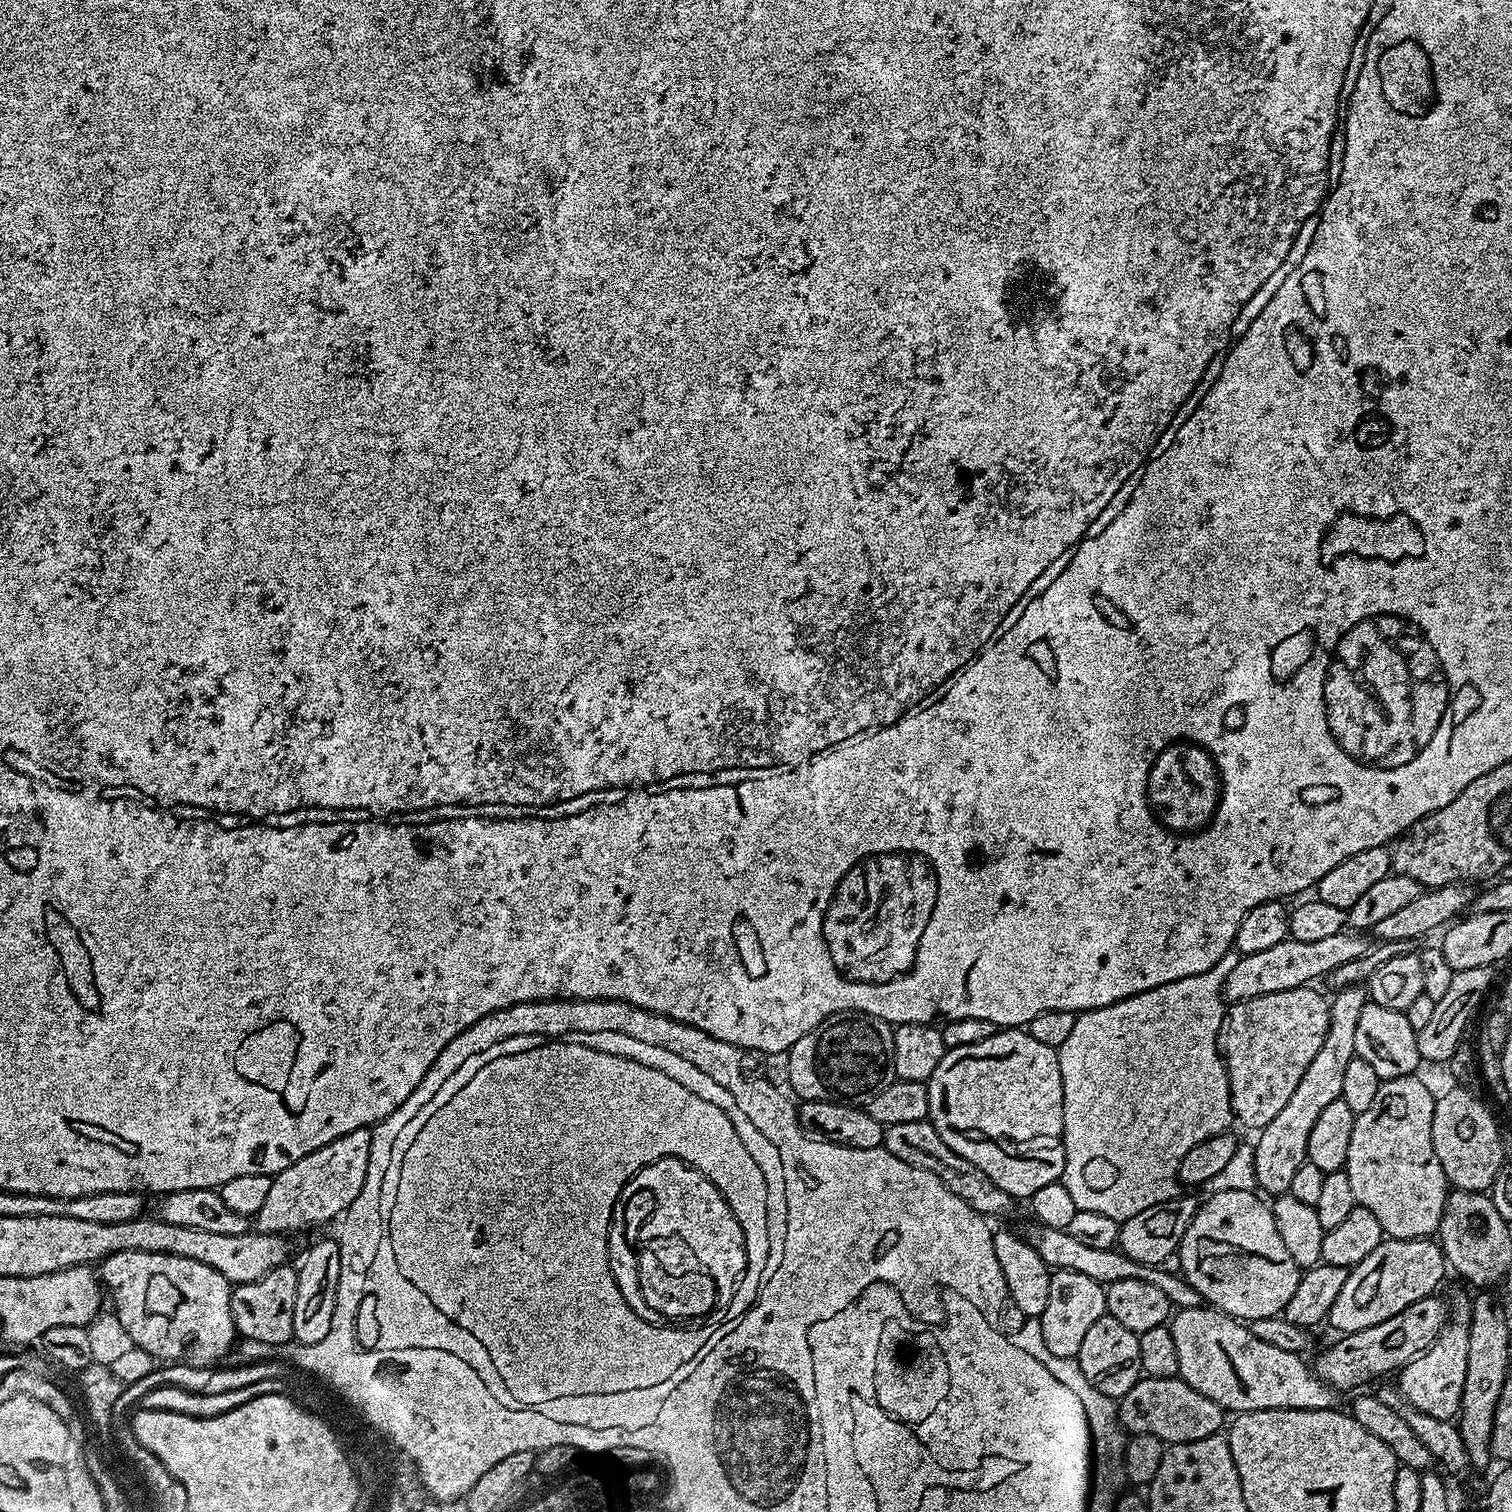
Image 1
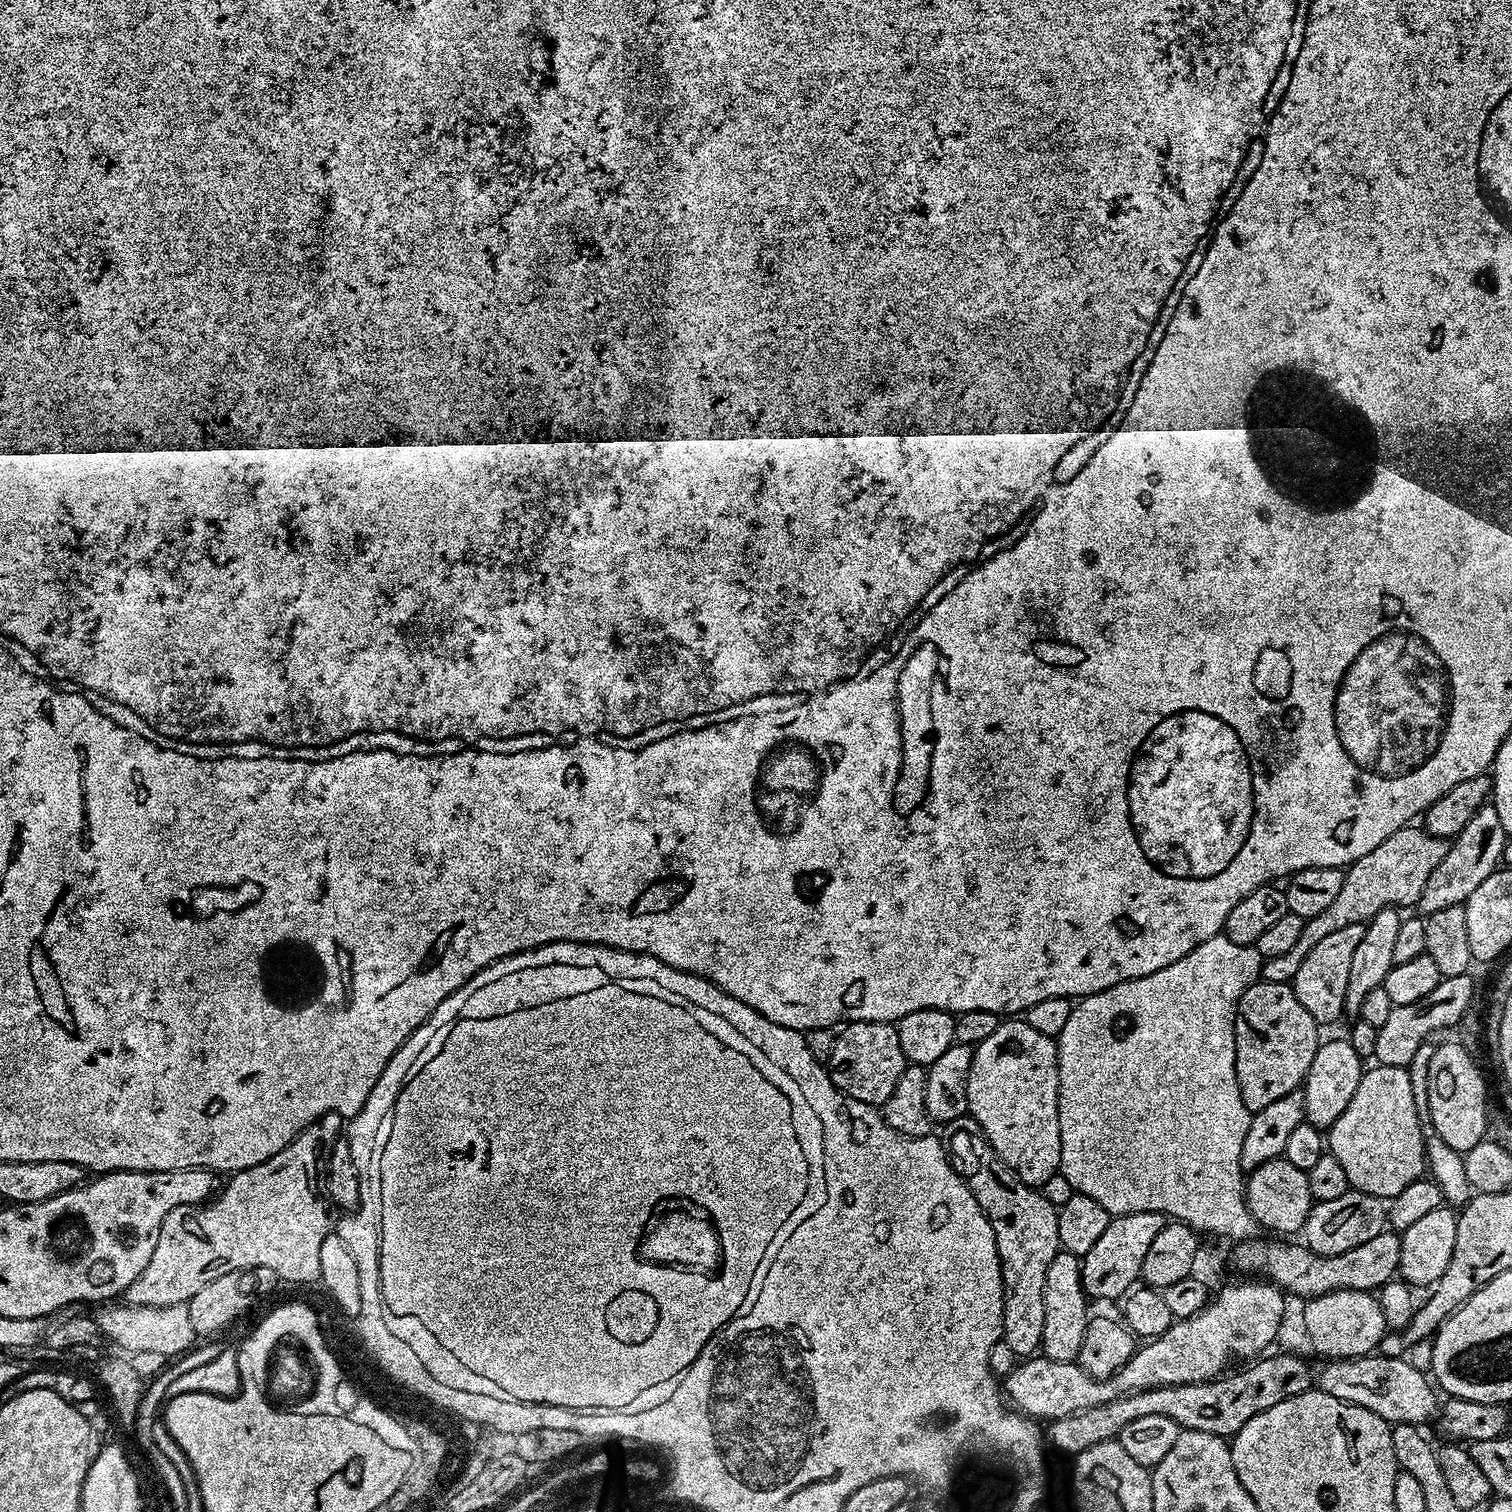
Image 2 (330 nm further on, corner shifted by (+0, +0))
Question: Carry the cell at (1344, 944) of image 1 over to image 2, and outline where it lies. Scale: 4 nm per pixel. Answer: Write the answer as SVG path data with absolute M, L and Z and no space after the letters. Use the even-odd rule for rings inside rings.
M1485 806L1466 822L1466 826L1449 843L1446 858L1434 866L1434 874L1426 878L1426 890L1422 890L1418 905L1421 913L1427 914L1434 910L1446 910L1446 906L1467 904L1470 894L1490 878L1490 874L1497 871L1501 863L1506 837L1502 830L1502 821L1498 818L1498 810Z

